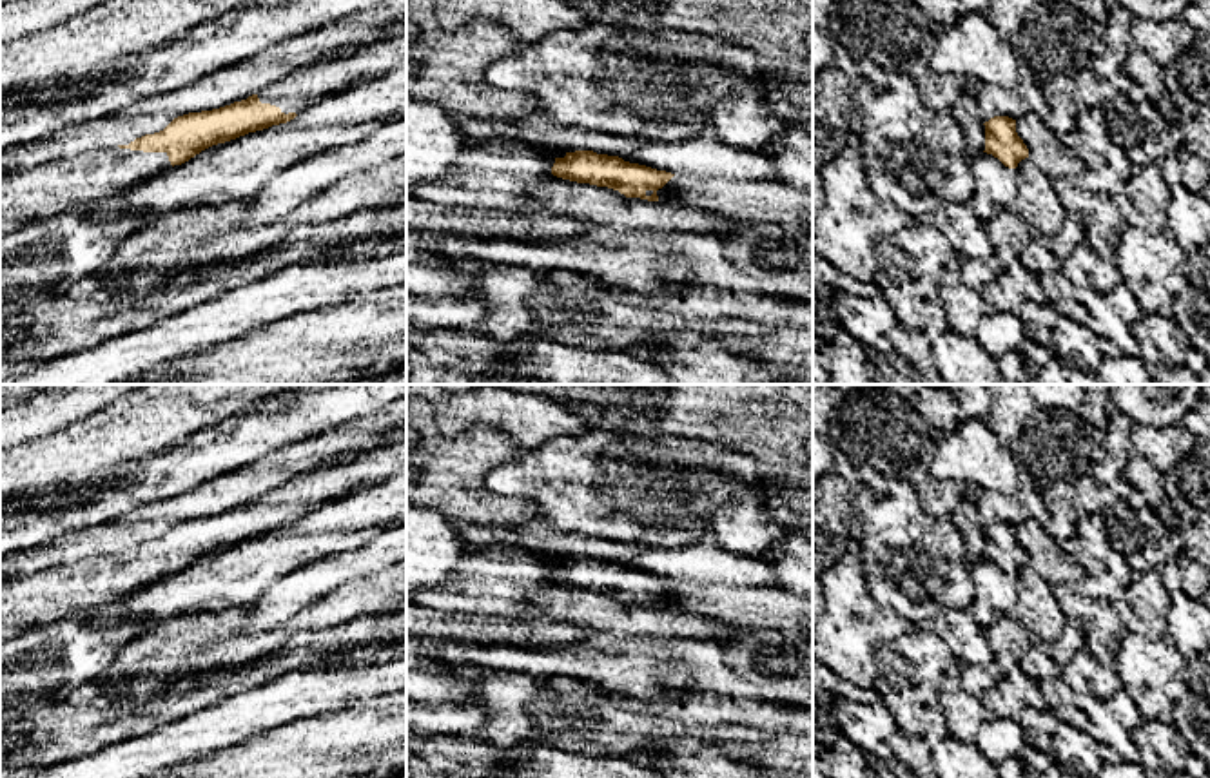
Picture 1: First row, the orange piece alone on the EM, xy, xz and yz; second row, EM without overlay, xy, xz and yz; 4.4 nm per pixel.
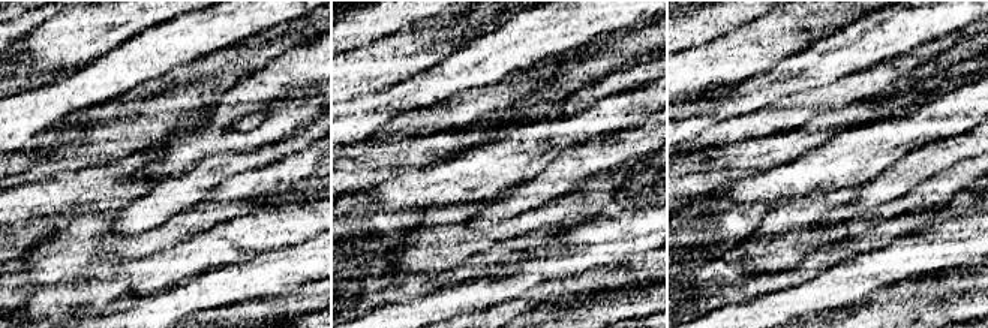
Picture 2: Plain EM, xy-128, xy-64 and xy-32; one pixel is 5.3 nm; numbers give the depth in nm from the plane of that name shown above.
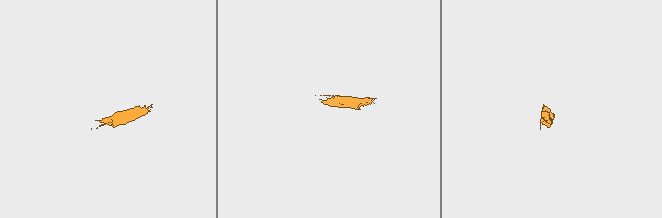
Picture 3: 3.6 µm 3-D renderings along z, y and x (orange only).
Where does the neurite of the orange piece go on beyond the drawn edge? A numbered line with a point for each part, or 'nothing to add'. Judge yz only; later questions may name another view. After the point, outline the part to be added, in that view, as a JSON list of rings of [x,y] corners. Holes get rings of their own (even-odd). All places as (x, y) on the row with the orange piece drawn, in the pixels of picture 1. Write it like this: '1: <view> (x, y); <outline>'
nothing to add

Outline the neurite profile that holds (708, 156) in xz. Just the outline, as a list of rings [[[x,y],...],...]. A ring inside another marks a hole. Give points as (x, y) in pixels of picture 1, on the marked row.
[[[704,134],[684,143],[649,141],[646,147],[620,158],[657,170],[697,178],[755,181],[773,180],[775,174],[775,160],[771,156],[756,149],[733,149],[715,134]]]

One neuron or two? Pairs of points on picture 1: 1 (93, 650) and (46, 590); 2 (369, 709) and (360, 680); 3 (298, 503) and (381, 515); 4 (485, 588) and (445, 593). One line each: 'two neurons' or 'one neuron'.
1: two neurons
2: two neurons
3: two neurons
4: one neuron

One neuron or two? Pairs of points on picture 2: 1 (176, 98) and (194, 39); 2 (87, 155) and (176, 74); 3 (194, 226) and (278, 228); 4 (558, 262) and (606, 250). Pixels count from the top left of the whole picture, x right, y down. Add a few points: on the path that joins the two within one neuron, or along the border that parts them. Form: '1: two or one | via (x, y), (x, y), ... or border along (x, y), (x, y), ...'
1: two | border along (198, 59), (177, 65), (155, 78)
2: one | via (111, 134), (149, 99), (152, 90)
3: two | border along (245, 214), (222, 220), (188, 237)
4: one | via (570, 261), (594, 256)

